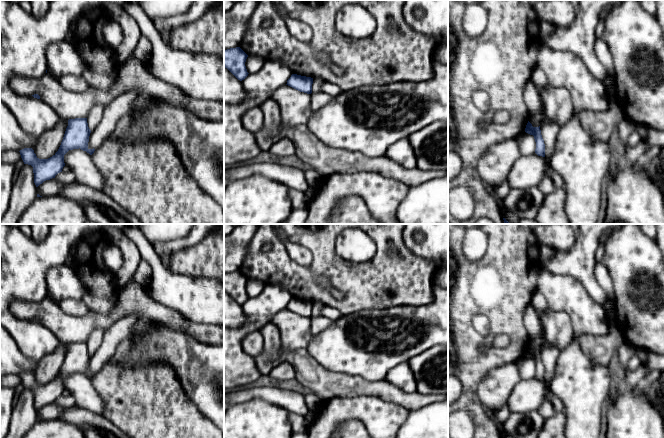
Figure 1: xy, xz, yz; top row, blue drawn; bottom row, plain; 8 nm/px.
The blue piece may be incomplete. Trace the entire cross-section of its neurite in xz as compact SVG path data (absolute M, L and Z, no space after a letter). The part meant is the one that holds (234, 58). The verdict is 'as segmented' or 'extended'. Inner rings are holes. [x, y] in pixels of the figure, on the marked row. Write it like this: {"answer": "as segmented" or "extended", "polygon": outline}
{"answer": "as segmented", "polygon": "M240 47L224 50L224 67L242 81L249 74L245 66L247 57L248 55Z"}

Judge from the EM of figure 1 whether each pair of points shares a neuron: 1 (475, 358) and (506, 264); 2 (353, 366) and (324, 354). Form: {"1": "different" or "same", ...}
{"1": "same", "2": "same"}

